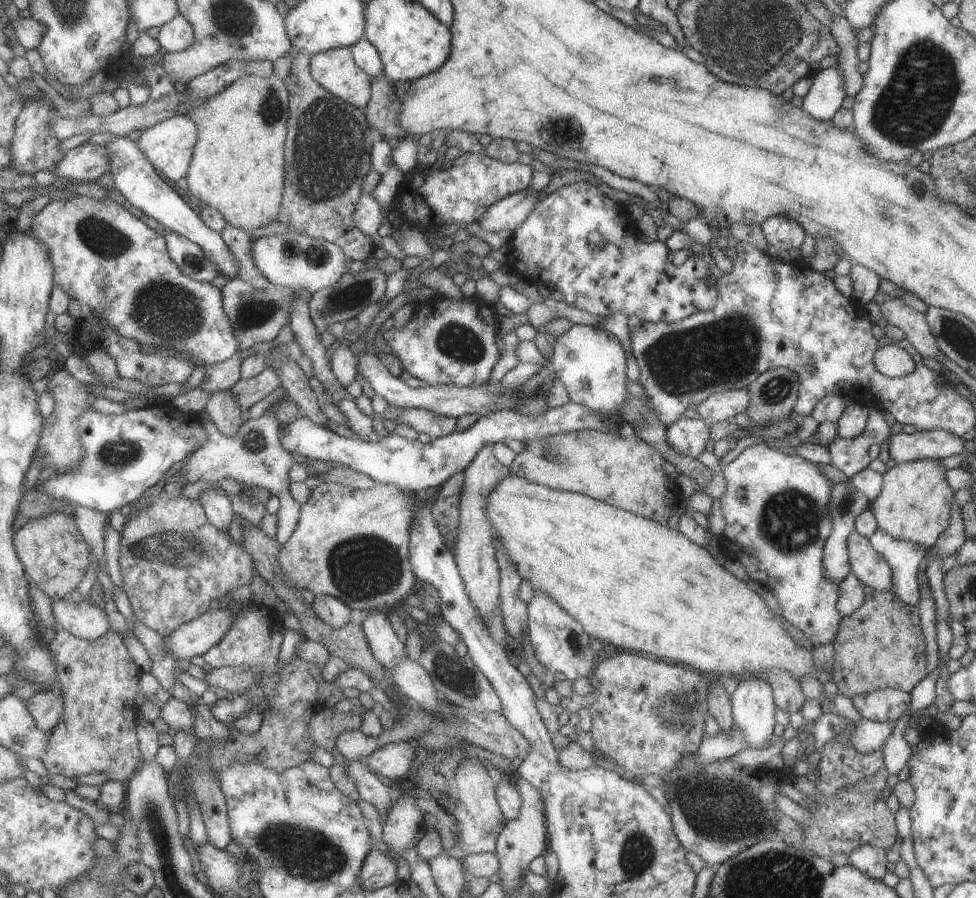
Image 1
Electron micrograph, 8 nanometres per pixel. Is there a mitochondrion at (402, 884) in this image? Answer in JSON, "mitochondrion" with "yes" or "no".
{"mitochondrion":"no"}

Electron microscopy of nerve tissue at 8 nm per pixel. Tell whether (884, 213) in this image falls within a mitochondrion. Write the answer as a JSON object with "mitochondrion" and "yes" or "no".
{"mitochondrion":"yes"}

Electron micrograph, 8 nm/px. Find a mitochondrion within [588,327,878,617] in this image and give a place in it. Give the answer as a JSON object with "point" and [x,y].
{"point":[789,521]}

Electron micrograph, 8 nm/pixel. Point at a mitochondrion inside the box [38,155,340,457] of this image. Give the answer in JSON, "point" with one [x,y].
{"point":[161,308]}

